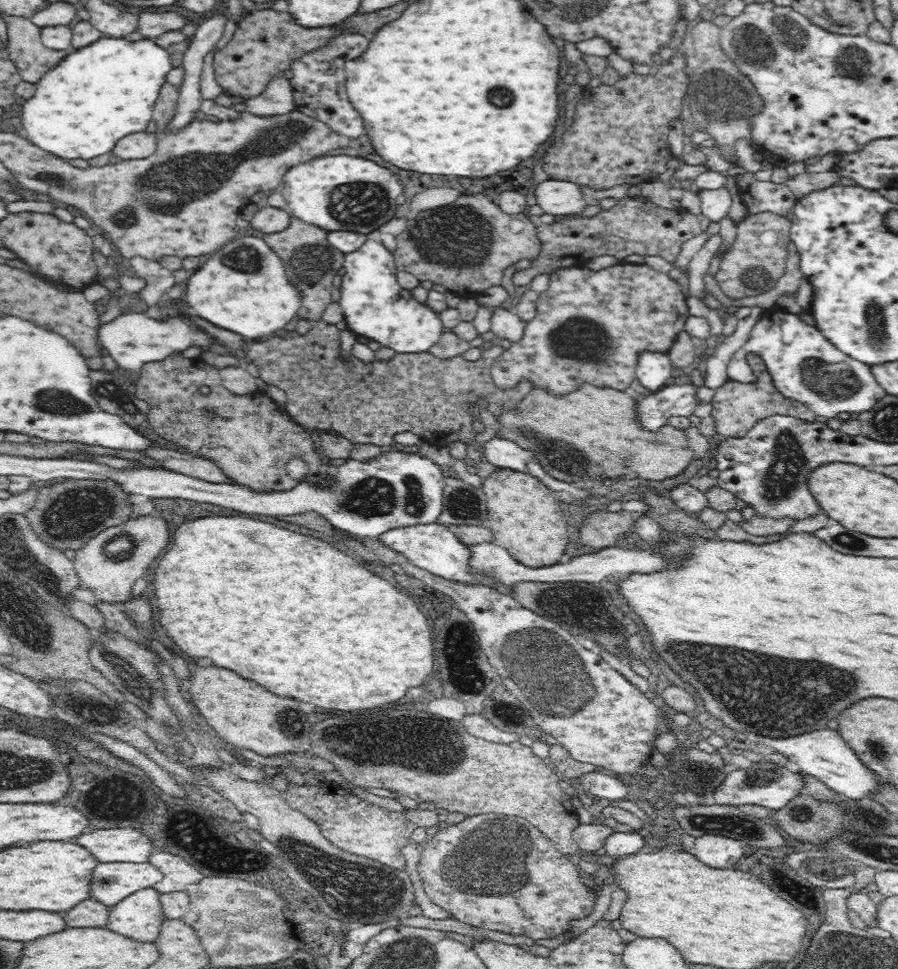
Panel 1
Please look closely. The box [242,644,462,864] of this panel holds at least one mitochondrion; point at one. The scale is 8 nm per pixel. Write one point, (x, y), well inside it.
(291, 728)

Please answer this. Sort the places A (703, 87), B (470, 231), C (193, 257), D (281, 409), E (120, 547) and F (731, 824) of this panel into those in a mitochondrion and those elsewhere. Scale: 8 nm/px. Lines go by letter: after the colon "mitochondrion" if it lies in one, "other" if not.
A: mitochondrion
B: mitochondrion
C: other
D: other
E: mitochondrion
F: mitochondrion

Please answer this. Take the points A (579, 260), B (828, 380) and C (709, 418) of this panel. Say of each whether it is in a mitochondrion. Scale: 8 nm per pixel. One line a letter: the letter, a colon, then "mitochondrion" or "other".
A: other
B: mitochondrion
C: other

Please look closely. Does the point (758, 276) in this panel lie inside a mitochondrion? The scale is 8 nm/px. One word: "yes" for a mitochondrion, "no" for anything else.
yes

